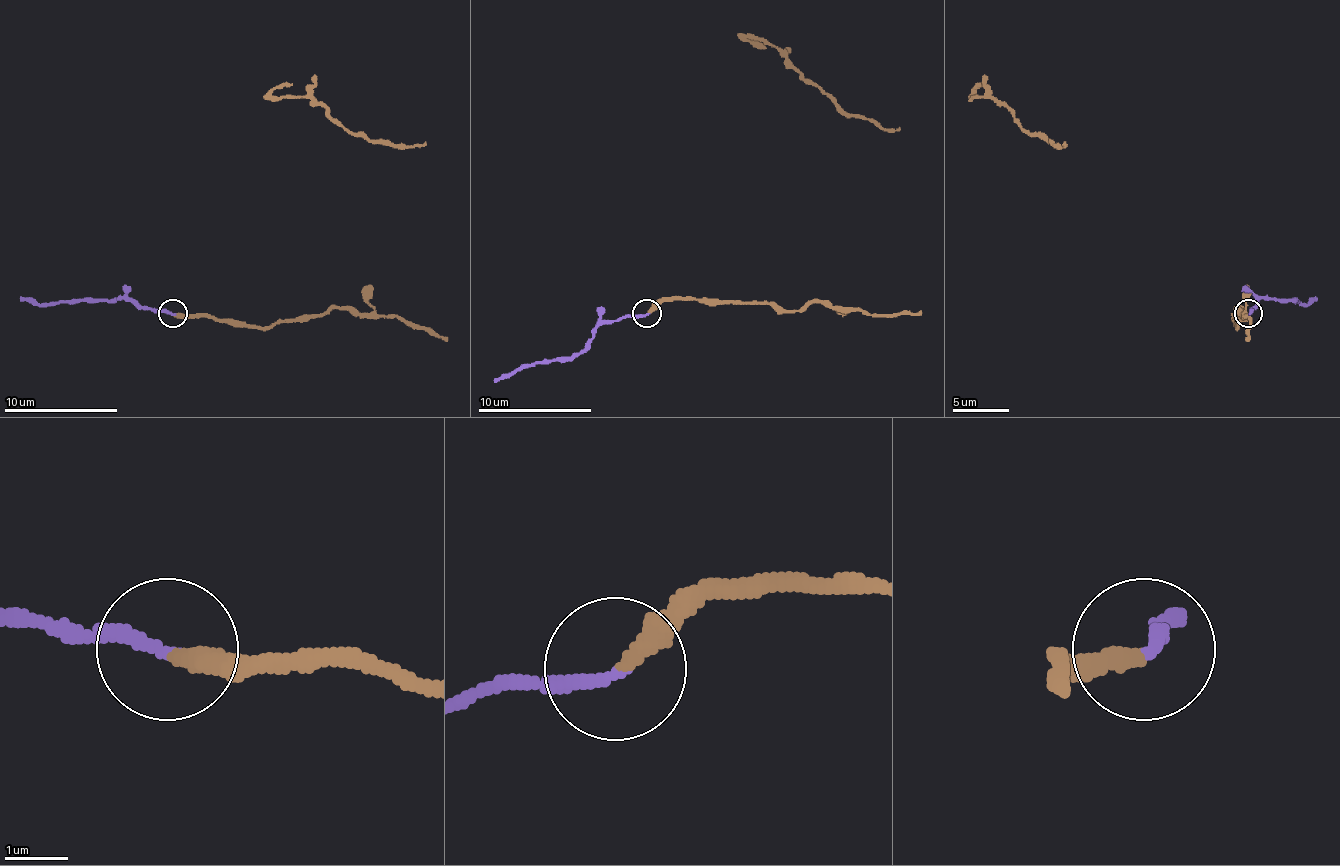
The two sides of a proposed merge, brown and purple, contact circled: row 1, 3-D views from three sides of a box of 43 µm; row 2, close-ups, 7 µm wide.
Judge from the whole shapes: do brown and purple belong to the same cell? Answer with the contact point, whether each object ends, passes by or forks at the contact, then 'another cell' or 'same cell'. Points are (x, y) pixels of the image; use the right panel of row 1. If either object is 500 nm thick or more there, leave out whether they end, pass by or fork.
(1248, 313) | brown ends | purple ends | same cell

